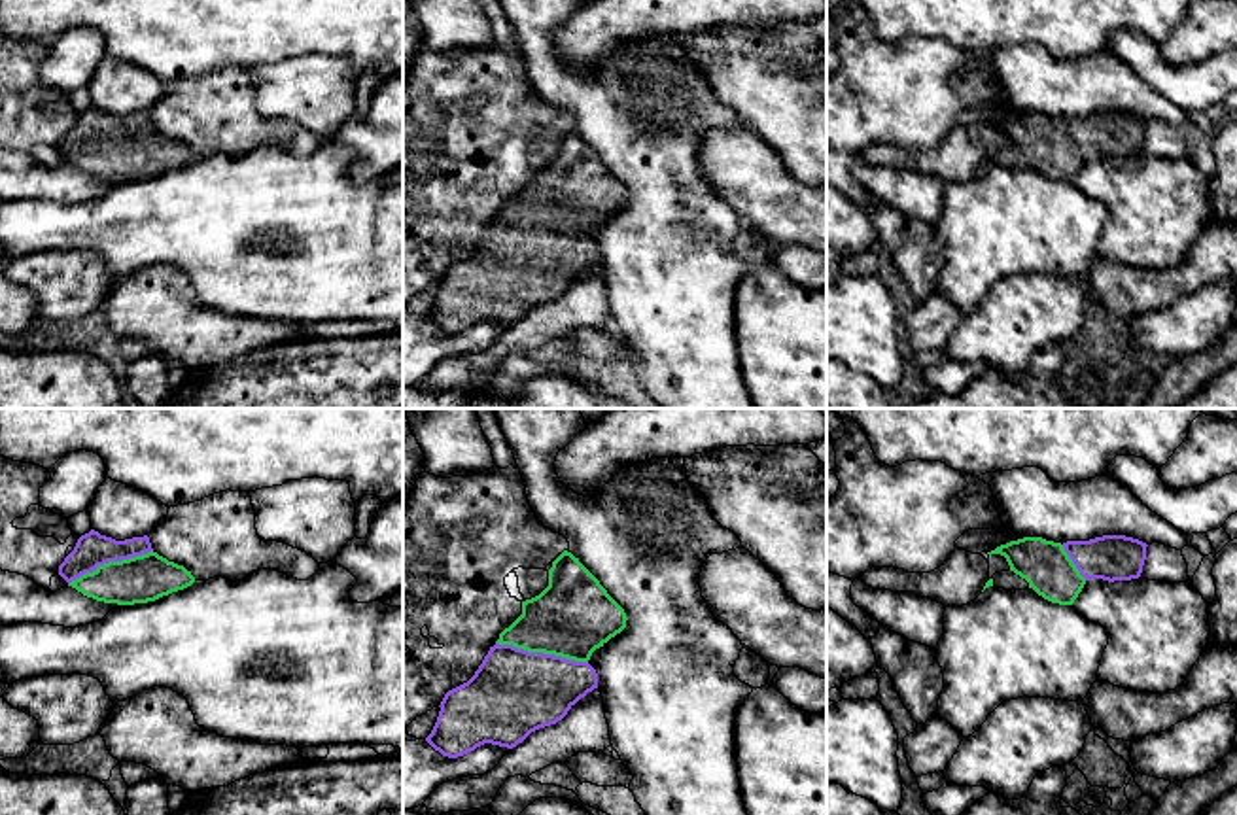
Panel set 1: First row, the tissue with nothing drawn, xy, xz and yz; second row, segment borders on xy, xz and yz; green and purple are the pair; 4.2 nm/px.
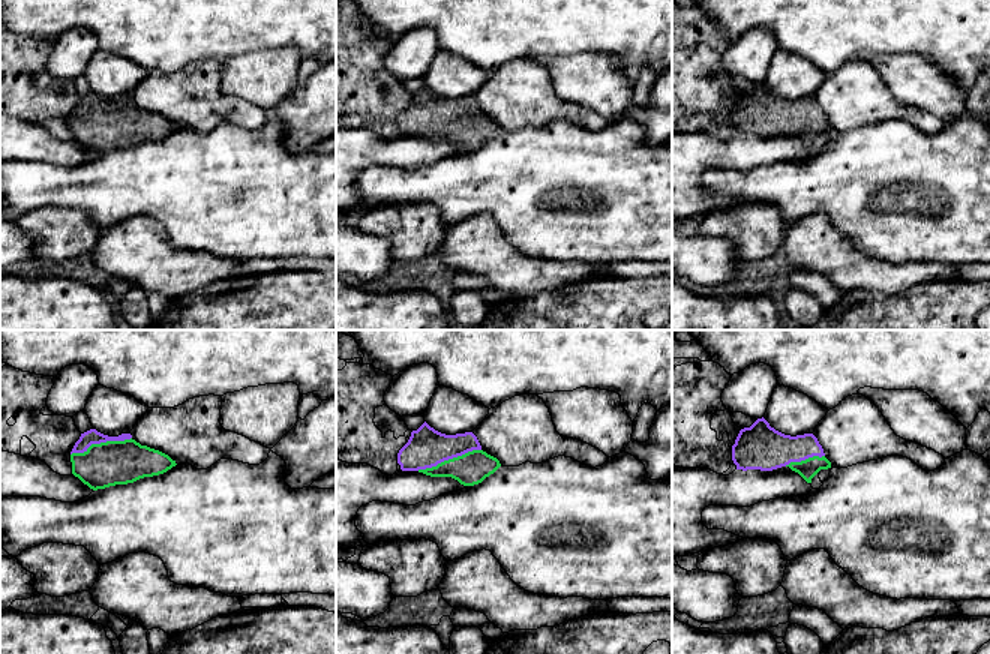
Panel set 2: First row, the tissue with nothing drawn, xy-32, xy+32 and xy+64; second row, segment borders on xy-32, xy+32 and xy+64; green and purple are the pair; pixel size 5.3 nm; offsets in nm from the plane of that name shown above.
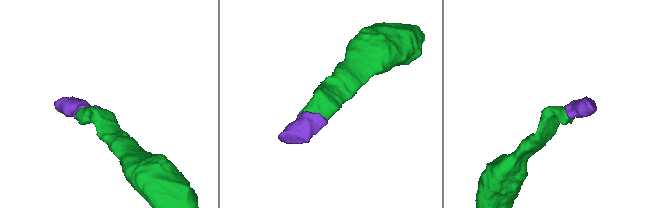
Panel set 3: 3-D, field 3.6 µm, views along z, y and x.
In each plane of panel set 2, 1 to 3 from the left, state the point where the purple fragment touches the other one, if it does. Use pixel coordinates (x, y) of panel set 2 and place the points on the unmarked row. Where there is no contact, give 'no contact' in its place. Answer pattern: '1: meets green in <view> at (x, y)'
1: meets green in xy-32 at (101, 107)
2: meets green in xy+32 at (449, 123)
3: meets green in xy+64 at (806, 123)

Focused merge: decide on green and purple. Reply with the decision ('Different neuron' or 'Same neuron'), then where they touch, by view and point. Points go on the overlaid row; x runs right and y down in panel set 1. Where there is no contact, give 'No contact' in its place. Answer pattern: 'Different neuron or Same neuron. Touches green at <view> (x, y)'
Same neuron. Touches green at xz (541, 651)

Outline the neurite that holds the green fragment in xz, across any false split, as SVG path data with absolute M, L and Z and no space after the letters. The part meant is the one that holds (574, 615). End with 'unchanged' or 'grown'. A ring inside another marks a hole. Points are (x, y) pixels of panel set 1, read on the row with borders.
M564 550L549 569L549 586L522 601L522 615L475 675L444 694L426 741L448 758L484 743L516 747L598 688L588 660L624 628L624 609Z | grown

